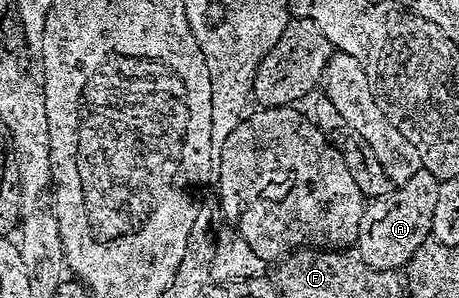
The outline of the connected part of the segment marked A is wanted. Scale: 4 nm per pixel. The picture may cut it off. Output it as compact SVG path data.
M422 169L389 189L393 191L366 202L355 244L356 254L364 263L380 271L397 271L409 264L416 250L431 239L431 217L435 213L440 184L441 180Z

